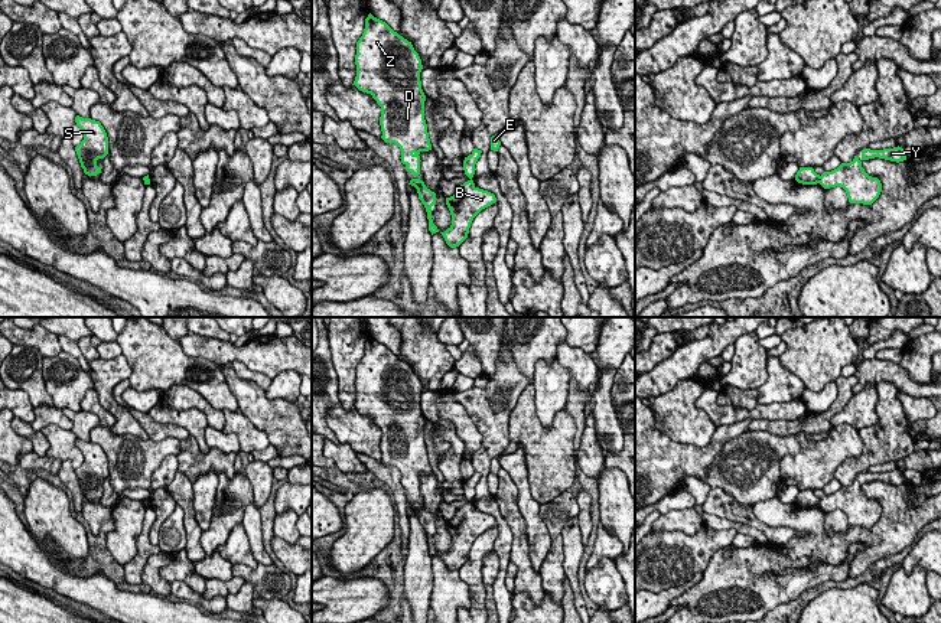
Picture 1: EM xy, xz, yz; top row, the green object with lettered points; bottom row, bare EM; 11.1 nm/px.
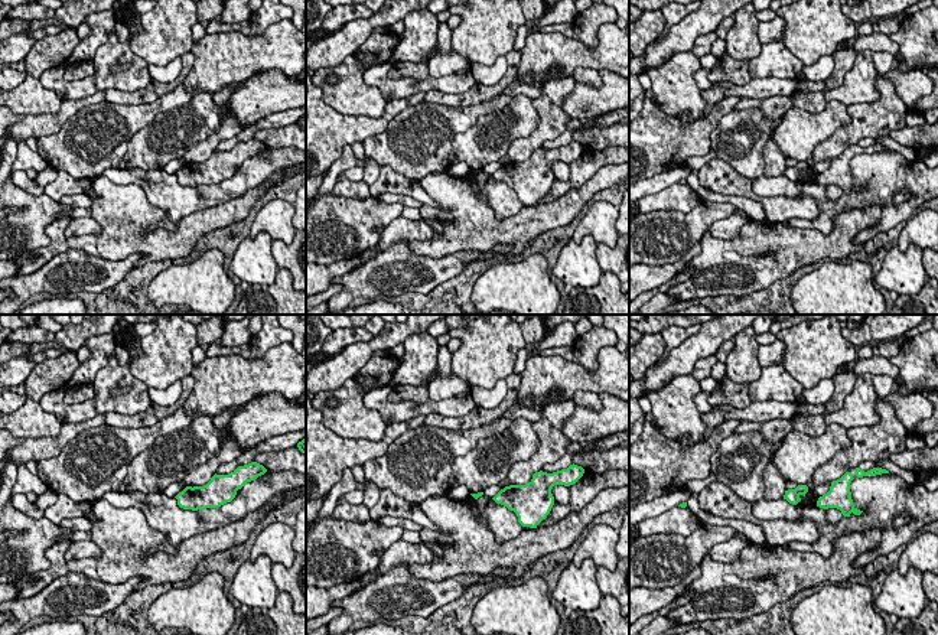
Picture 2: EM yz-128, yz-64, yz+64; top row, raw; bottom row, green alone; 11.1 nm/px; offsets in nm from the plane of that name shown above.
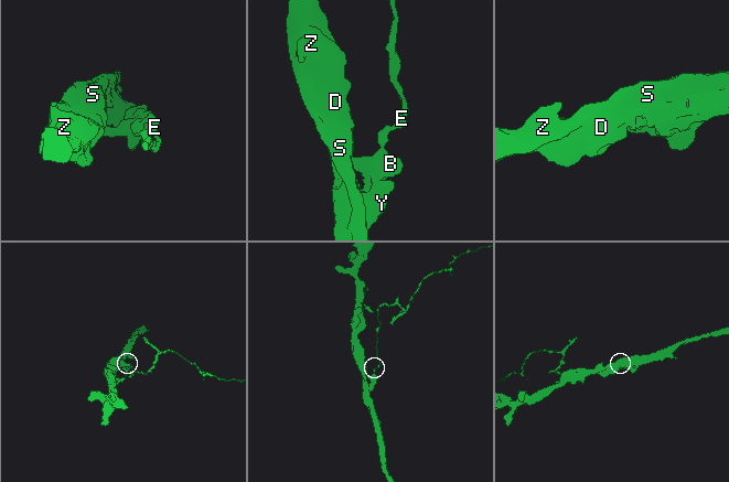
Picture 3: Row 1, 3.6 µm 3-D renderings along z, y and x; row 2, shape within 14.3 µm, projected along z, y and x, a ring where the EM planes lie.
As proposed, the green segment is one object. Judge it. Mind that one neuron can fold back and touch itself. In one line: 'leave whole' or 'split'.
split

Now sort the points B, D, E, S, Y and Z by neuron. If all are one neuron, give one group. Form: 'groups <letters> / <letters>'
groups B D S Y Z / E

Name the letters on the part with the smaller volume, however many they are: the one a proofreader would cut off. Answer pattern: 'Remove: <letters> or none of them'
Remove: E

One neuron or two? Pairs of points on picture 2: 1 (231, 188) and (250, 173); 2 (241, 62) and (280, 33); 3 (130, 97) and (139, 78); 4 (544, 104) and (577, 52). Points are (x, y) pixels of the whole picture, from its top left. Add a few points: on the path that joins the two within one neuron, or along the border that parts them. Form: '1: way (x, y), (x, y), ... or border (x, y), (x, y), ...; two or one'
1: way (235, 186), (246, 178); one
2: way (251, 55), (261, 52), (270, 44); one
3: border (150, 81), (136, 90), (106, 91); two
4: border (572, 75), (553, 68), (544, 84); two

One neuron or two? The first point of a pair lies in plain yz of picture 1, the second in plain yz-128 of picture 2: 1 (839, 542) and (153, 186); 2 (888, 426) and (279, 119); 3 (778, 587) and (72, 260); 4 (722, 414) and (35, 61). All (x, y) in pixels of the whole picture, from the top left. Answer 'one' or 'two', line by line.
1: two
2: two
3: one
4: two

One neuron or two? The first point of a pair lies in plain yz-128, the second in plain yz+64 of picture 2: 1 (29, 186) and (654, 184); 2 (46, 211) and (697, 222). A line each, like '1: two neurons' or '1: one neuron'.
1: two neurons
2: one neuron

